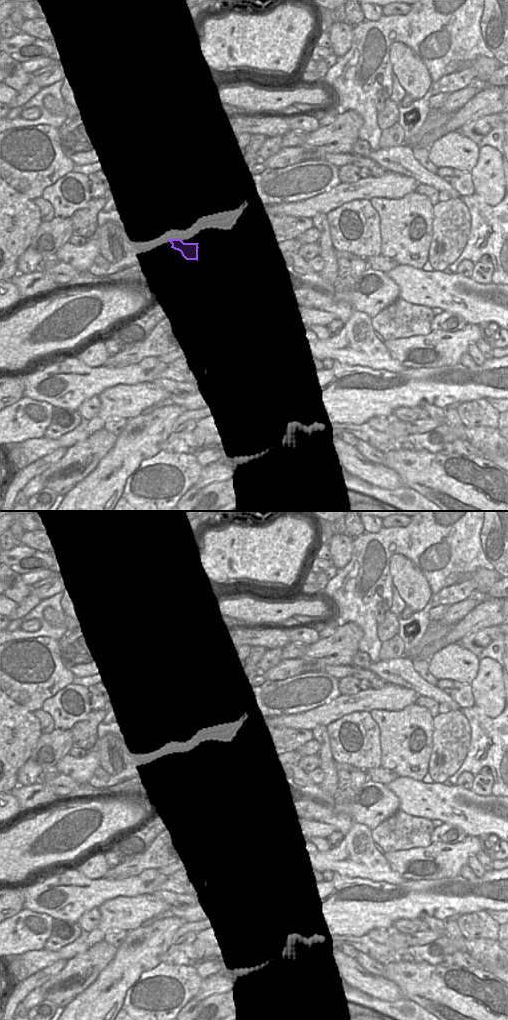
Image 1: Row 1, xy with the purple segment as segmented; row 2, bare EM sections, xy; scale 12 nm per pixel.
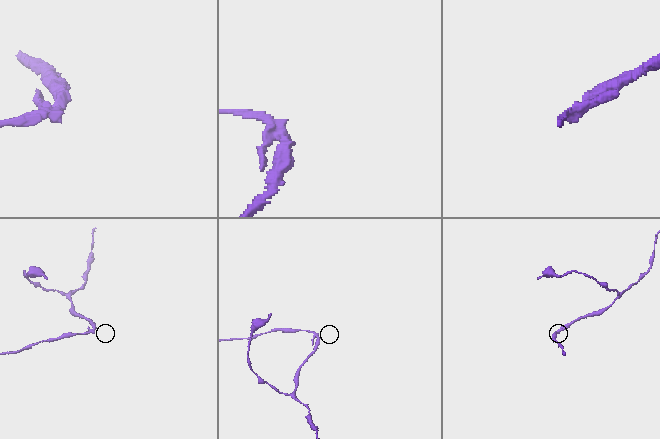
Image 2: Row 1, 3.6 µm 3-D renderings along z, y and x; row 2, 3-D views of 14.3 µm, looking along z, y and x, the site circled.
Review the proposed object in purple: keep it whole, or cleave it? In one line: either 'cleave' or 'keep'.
cleave

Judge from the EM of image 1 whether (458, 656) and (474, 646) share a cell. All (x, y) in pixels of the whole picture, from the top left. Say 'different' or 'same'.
different

